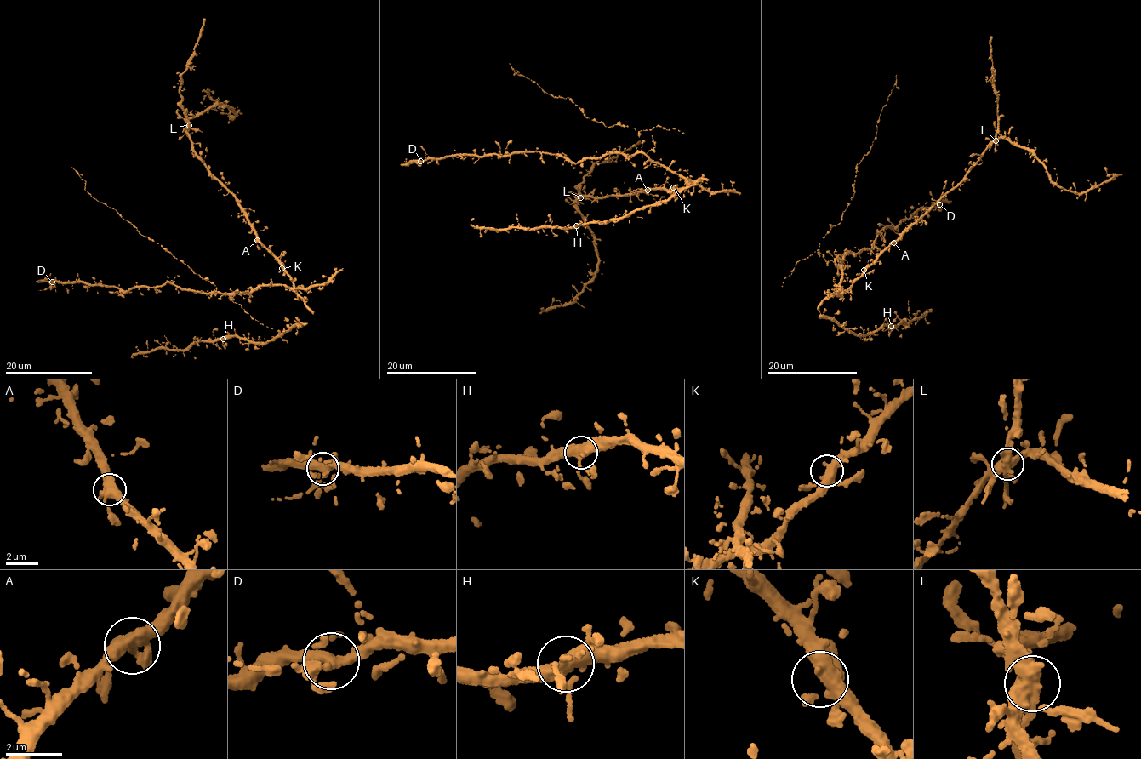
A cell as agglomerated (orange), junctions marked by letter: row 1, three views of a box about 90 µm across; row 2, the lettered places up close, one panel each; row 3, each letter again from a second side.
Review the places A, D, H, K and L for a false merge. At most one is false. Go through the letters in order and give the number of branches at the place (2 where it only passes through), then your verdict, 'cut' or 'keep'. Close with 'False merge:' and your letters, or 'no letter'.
A: 4 | keep
D: 5 | keep
H: 6 | keep
K: 4 | keep
L: 6 | cut
False merge: L

